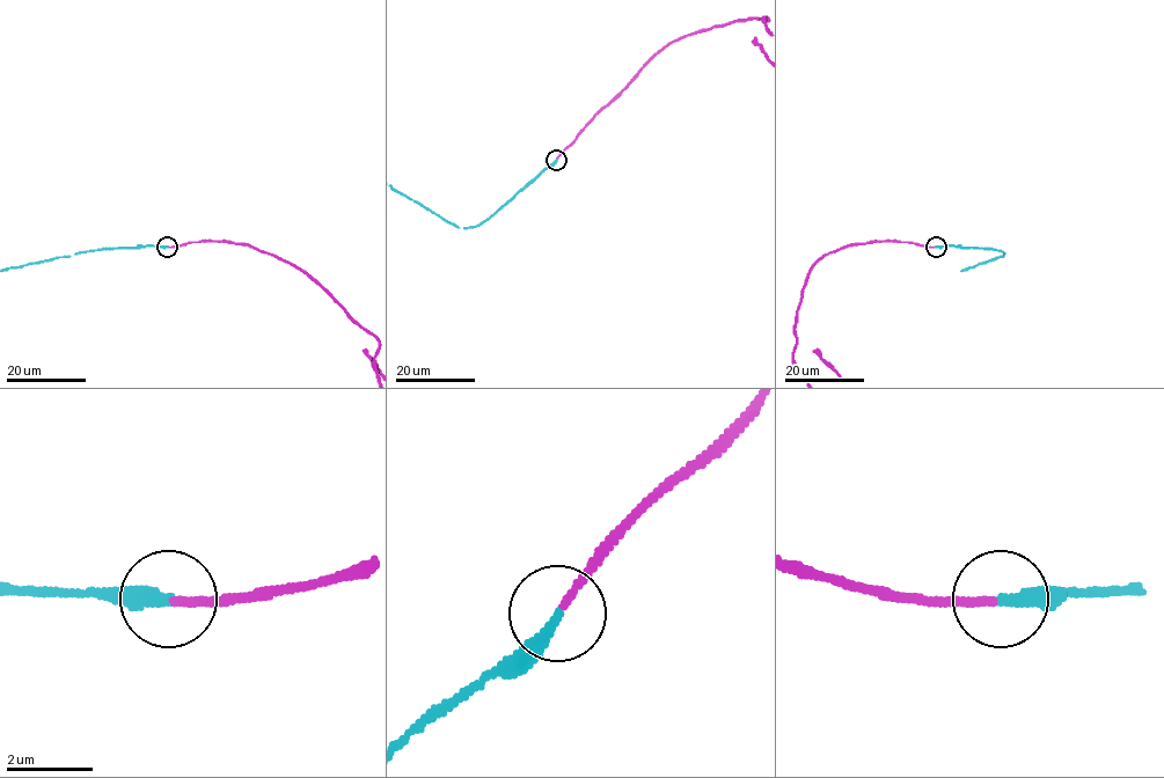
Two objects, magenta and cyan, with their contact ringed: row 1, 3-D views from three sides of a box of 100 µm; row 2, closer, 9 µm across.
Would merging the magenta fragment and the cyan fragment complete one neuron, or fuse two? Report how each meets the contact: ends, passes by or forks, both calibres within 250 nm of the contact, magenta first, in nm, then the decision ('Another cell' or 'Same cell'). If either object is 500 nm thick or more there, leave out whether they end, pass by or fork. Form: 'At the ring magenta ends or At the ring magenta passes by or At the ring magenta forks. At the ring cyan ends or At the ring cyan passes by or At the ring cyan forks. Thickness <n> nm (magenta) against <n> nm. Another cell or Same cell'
At the ring magenta ends. At the ring cyan ends. Thickness 190 nm (magenta) against 320 nm. Same cell

